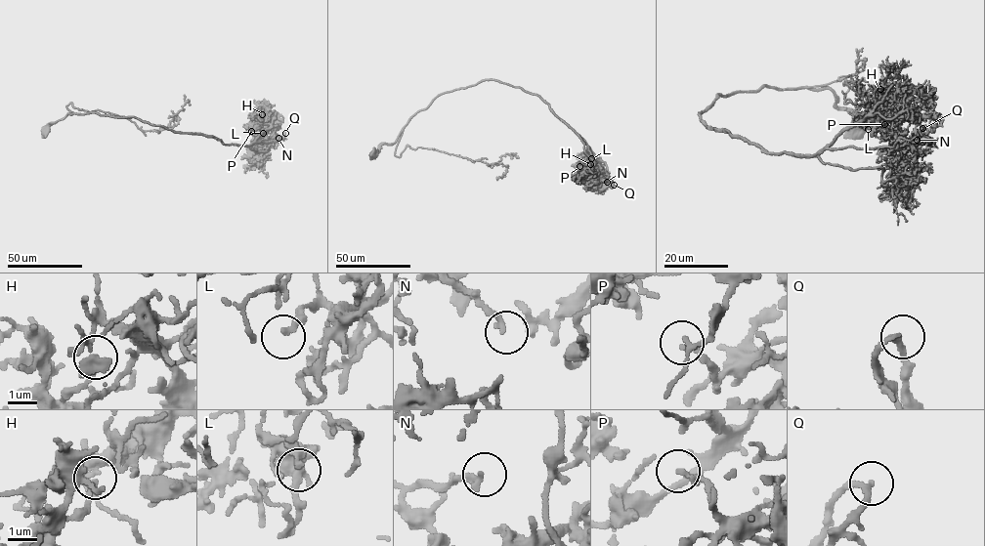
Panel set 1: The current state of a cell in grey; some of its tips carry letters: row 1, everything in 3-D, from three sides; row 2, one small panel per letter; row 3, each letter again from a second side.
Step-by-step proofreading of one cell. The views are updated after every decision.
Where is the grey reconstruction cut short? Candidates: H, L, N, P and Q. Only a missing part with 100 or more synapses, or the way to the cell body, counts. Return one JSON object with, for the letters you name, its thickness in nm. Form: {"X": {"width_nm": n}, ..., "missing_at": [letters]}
{"missing_at": []}

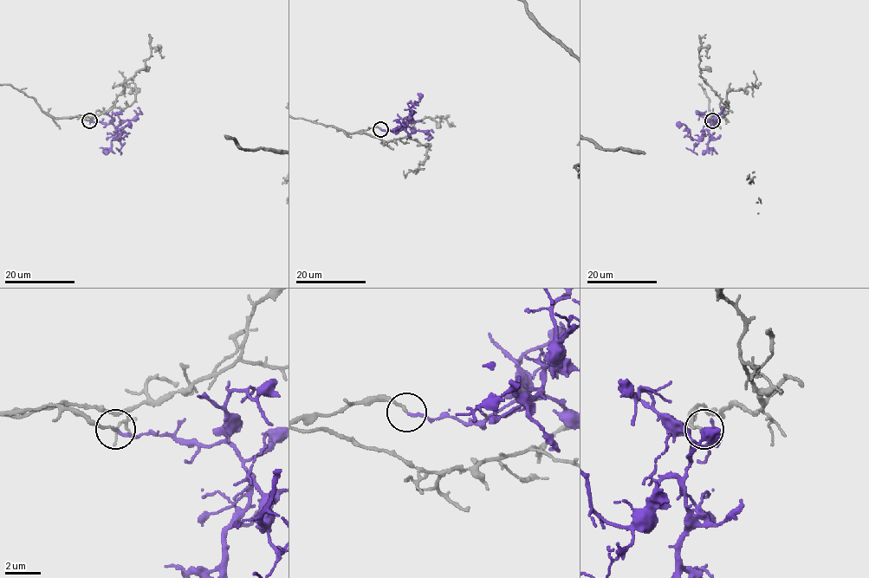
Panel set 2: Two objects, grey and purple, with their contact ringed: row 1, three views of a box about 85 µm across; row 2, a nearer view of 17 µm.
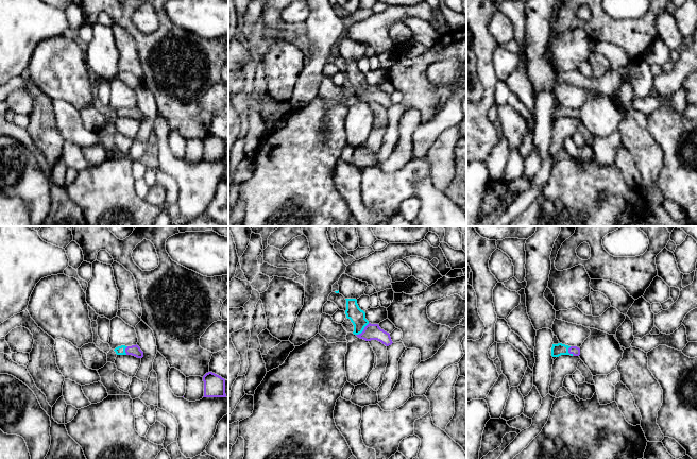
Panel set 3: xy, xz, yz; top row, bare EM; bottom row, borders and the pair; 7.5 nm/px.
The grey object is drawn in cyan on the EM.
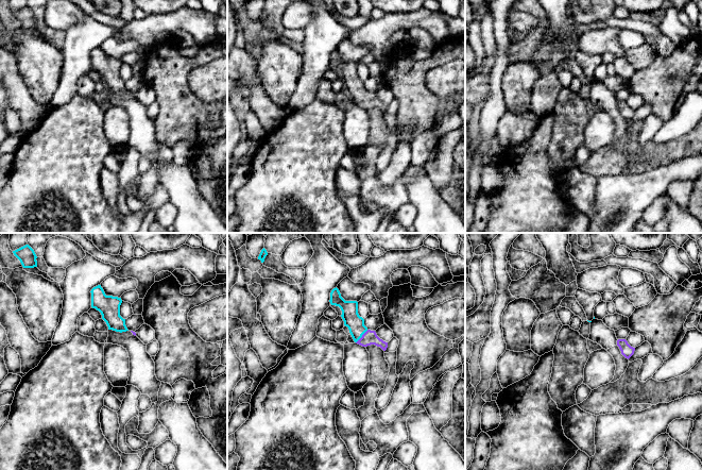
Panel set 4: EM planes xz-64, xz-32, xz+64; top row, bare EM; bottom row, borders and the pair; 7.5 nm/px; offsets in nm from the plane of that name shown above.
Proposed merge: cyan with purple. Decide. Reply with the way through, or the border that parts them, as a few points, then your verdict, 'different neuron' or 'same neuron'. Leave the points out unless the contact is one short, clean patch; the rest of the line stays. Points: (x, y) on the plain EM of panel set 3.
runs through xz (357, 79), (362, 92), (372, 94); same neuron

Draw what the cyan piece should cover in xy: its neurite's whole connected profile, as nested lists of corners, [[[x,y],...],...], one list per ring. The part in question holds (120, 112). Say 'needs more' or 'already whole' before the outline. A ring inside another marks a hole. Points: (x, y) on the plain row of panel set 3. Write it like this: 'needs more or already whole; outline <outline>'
needs more; outline [[[137,106],[132,108],[121,107],[116,109],[114,113],[116,114],[117,117],[132,117],[137,120],[143,119],[143,114],[140,112],[140,109]]]

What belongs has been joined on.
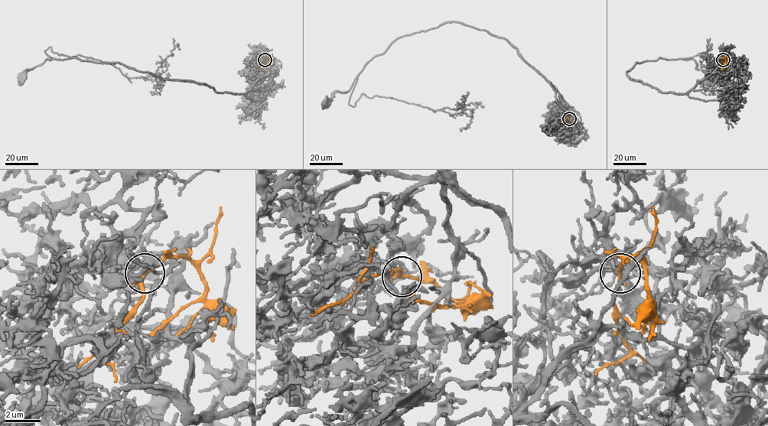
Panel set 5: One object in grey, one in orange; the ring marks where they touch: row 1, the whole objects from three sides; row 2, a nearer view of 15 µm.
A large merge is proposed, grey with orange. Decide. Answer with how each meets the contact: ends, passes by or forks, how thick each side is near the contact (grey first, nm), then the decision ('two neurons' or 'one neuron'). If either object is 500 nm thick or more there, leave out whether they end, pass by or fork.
grey ends; orange passes by; calibres 140 and 170 nm; two neurons

